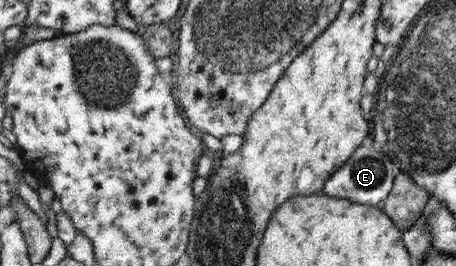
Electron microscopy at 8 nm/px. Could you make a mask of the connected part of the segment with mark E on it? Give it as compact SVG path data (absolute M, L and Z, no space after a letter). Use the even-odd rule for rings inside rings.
M360 147L324 184L322 194L334 198L348 199L352 203L381 207L391 193L394 167L390 159L375 148Z

